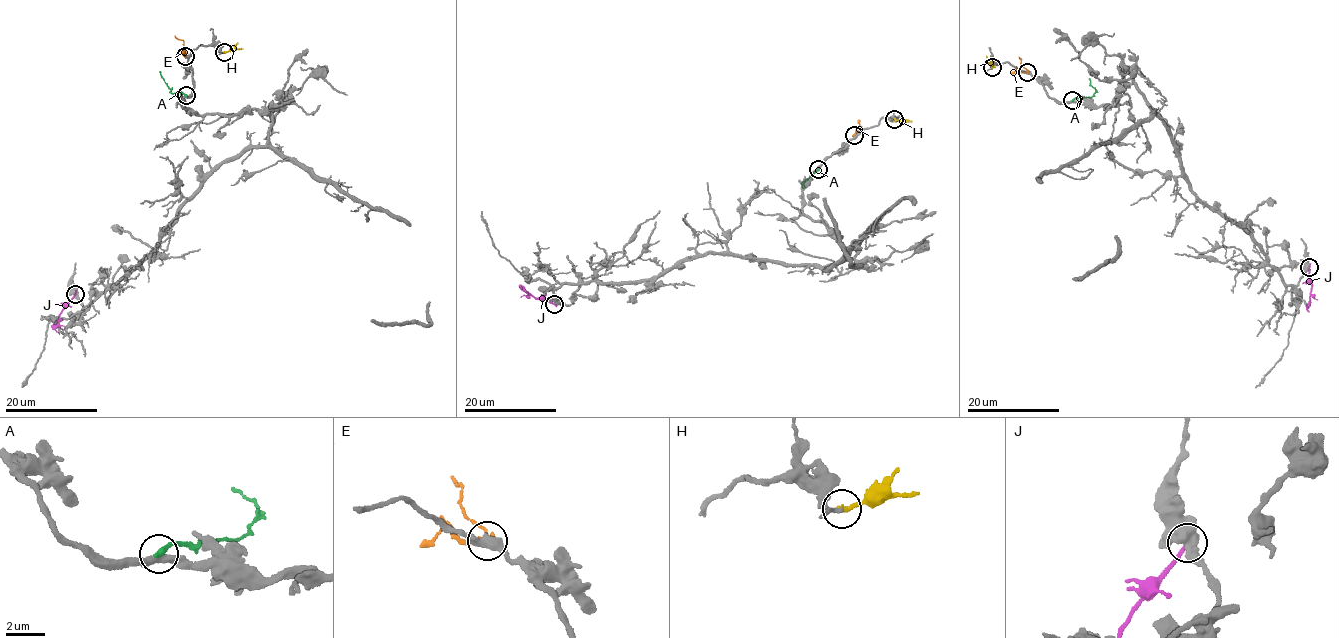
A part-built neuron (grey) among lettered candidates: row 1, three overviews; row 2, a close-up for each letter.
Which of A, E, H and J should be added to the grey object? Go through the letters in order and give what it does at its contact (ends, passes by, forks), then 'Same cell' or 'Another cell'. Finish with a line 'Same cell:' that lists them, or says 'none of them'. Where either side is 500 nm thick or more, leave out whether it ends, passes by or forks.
A: It ends there. Another cell
E: It passes by. Another cell
H: It ends there. Another cell
J: Another cell
Same cell: none of them

